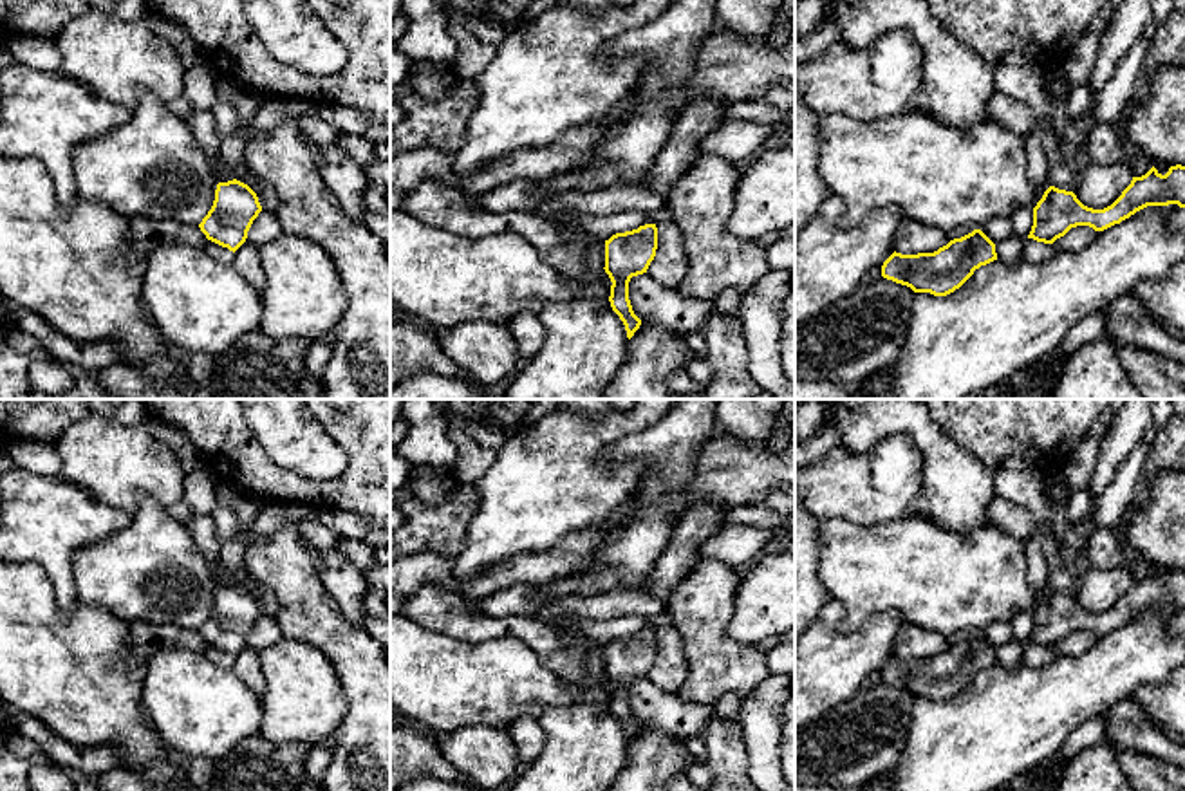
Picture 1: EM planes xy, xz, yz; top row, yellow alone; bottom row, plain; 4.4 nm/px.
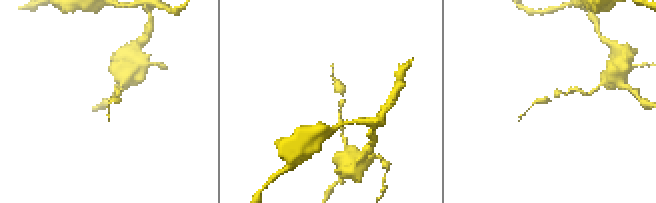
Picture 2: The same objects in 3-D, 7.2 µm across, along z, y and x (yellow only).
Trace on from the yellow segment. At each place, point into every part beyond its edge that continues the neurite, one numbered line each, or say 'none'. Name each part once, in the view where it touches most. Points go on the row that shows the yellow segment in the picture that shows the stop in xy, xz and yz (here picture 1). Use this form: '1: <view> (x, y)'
none

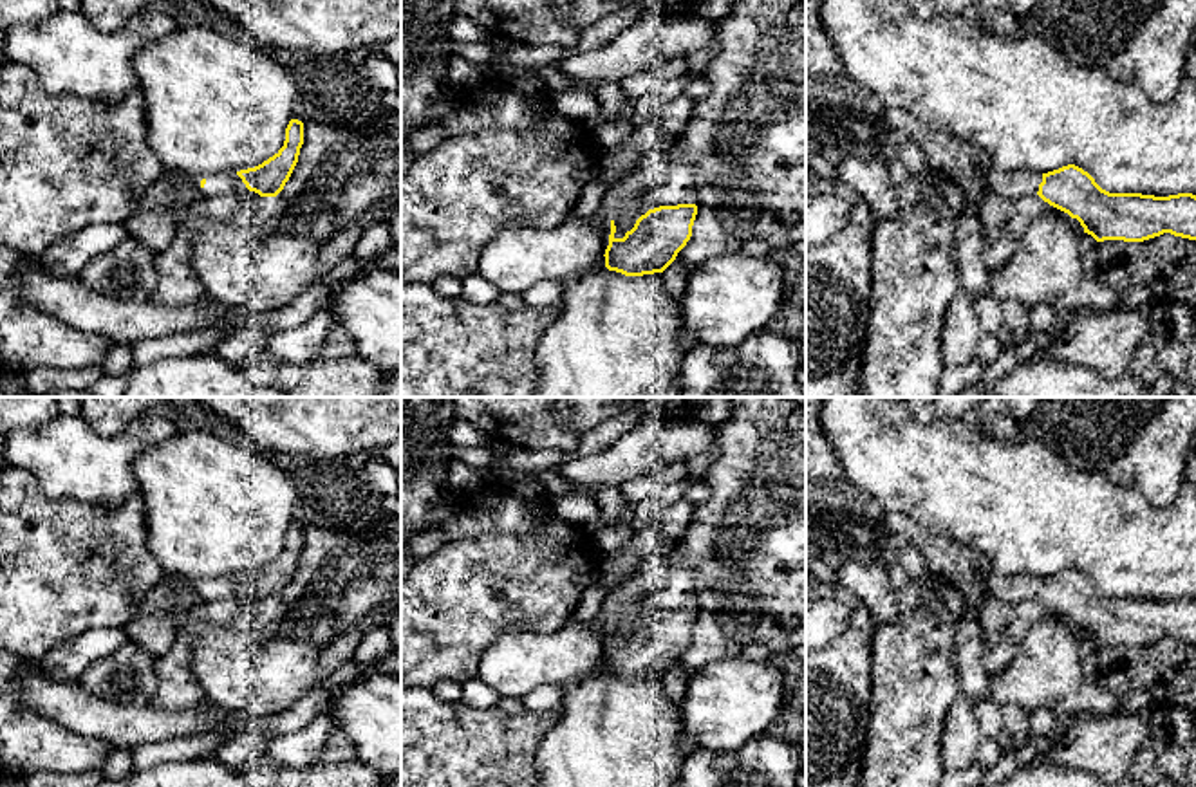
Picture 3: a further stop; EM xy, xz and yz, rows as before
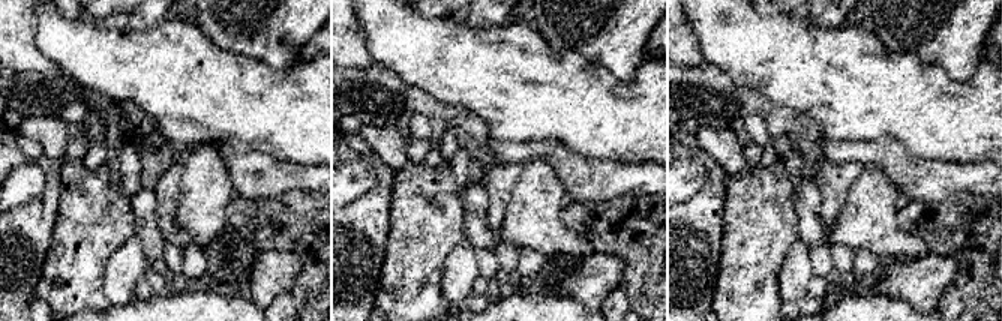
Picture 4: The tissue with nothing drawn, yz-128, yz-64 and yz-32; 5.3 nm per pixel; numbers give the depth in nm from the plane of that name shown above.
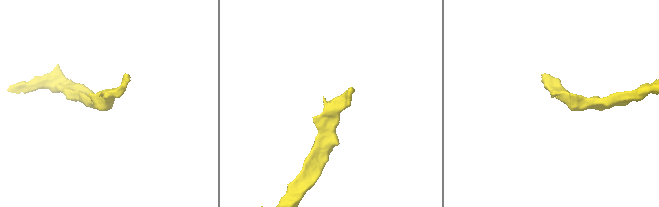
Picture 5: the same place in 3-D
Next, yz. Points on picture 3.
1: yz (1010, 185)

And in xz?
1: xz (656, 181)

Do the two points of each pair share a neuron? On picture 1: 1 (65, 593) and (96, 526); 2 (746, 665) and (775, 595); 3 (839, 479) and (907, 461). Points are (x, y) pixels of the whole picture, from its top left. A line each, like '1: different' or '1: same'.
1: same
2: different
3: same

